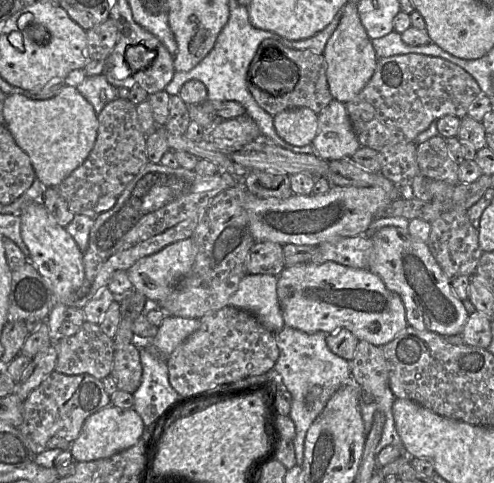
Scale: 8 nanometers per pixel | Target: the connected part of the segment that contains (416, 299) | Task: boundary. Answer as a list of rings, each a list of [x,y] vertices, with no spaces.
[[[394,226],[381,228],[371,239],[373,247],[369,270],[378,275],[390,291],[400,296],[408,325],[441,336],[461,334],[469,314],[463,301],[454,294],[451,280],[437,263],[427,243],[412,237],[408,230]]]

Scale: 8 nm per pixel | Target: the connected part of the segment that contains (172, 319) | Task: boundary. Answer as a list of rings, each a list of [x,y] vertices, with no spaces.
[[[169,316],[159,326],[152,344],[162,356],[169,357],[199,327],[200,320],[197,318]]]

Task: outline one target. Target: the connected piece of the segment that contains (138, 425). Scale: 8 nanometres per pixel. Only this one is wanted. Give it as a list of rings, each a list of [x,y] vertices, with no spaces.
[[[109,405],[86,419],[78,438],[71,443],[68,451],[77,462],[109,458],[134,446],[142,438],[144,427],[141,417],[133,408],[120,409]]]

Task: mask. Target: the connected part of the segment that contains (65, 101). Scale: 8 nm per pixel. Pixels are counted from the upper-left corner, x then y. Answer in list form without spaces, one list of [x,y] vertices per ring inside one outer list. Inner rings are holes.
[[[65,85],[58,94],[46,100],[33,100],[23,93],[12,93],[3,100],[4,125],[30,158],[36,178],[46,187],[57,187],[87,159],[97,139],[97,116],[93,106],[75,86]]]

